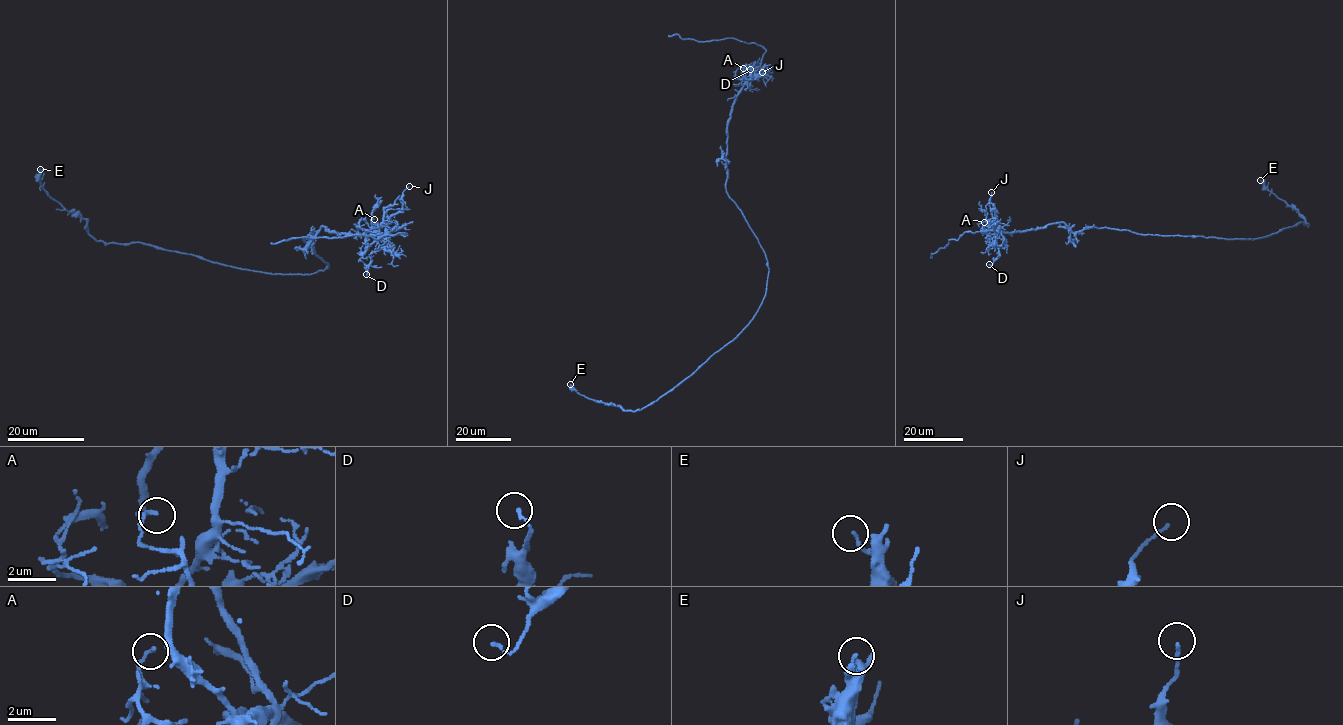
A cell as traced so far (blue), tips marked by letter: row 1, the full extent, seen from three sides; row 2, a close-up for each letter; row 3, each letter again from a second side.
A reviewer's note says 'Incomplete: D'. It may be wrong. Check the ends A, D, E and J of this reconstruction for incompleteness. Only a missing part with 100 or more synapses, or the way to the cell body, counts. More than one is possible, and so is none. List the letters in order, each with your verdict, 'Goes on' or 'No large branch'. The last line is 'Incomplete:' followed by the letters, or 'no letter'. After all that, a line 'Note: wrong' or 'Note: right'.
A: No large branch
D: No large branch
E: No large branch
J: No large branch
Incomplete: no letter
Note: wrong

